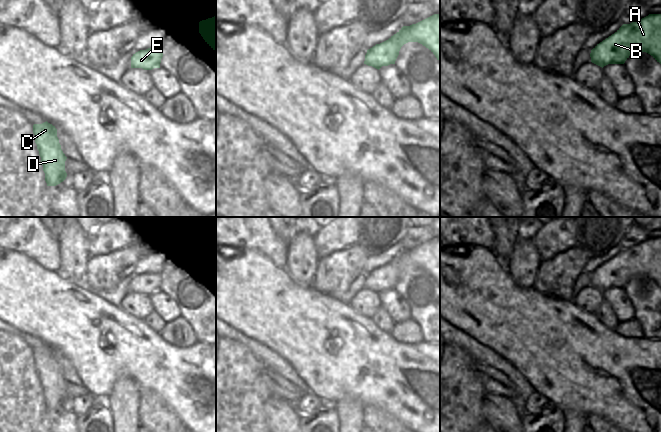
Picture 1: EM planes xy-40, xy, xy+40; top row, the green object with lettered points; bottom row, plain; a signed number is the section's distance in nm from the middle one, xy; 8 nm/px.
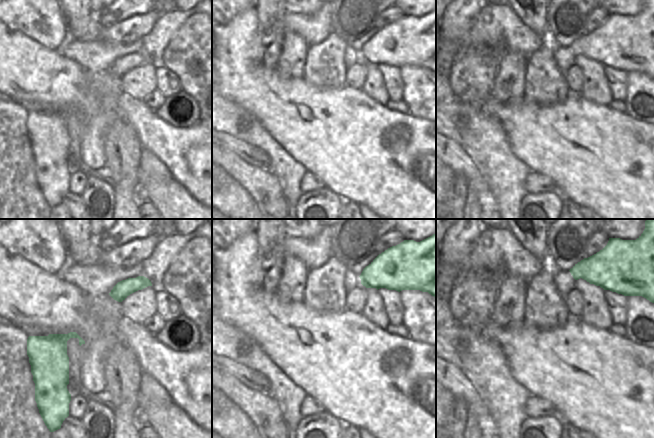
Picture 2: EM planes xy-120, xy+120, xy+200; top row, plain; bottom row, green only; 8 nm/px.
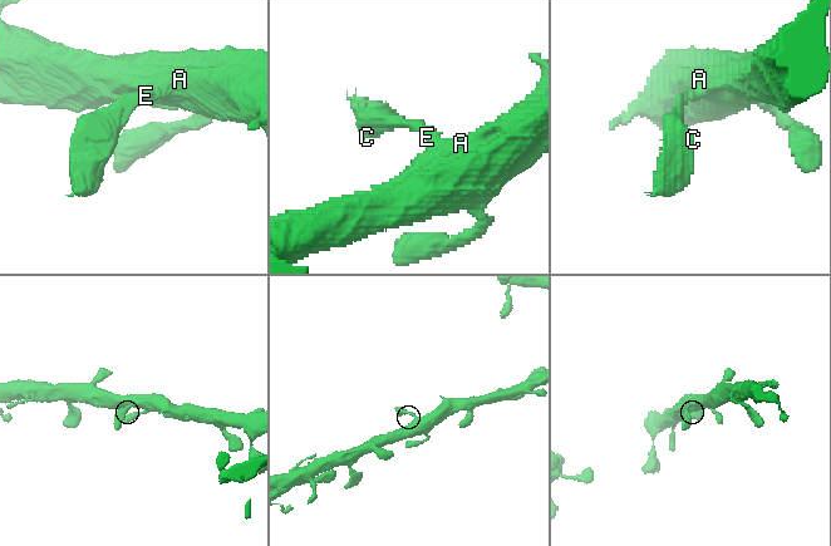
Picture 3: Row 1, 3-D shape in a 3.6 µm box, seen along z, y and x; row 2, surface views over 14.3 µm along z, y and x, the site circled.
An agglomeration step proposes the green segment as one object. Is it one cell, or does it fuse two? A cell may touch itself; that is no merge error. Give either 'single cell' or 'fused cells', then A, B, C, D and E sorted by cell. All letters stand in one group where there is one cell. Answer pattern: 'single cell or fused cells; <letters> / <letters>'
single cell; A B C D E

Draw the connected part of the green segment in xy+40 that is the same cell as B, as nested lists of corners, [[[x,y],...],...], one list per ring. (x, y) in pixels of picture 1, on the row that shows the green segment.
[[[661,14],[648,16],[630,24],[623,24],[614,34],[597,44],[590,53],[591,62],[604,67],[624,64],[634,52],[646,52],[661,64]]]

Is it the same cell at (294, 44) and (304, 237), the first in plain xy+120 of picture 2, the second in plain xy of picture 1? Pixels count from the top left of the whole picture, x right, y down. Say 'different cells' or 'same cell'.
same cell

